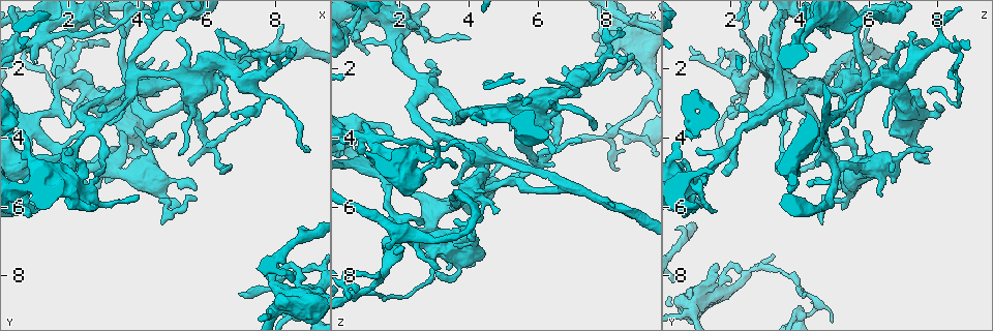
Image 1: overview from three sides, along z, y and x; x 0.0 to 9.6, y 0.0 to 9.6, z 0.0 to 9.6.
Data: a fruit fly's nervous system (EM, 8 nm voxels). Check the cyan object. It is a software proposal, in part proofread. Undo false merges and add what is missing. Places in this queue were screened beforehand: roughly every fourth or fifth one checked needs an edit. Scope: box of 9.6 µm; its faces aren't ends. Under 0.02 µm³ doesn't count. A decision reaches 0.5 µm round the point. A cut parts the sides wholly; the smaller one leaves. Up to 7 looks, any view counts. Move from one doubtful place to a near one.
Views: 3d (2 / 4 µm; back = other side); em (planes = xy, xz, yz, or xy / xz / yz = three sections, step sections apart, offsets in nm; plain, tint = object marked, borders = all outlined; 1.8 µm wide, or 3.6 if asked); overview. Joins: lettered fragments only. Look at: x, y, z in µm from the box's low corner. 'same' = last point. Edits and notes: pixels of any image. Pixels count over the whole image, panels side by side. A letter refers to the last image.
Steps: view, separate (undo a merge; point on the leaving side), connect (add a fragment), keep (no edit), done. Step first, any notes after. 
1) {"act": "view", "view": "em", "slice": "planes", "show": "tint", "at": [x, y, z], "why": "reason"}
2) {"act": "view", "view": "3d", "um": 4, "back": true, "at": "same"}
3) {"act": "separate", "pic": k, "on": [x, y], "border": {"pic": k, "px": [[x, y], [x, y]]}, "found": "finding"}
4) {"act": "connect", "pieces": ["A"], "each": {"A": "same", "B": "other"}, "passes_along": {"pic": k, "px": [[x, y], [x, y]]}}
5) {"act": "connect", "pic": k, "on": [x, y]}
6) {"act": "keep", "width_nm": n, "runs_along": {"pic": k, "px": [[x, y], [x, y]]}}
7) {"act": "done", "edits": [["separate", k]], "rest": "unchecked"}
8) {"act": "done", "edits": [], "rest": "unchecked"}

{"act": "view", "view": "3d", "um": 2, "at": [7.80, 9.15, 0.65]}

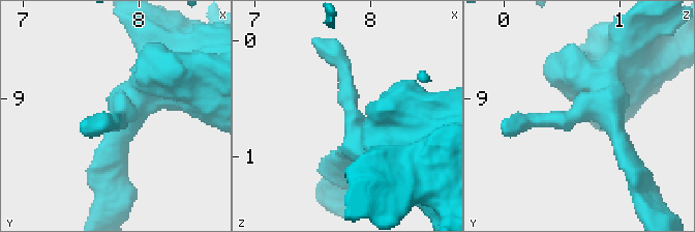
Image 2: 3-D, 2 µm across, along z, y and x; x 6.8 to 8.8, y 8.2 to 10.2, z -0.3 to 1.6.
{"act": "view", "view": "em", "slice": "yz", "step": 8, "show": "tint", "at": [7.86, 9.16, 0.64]}

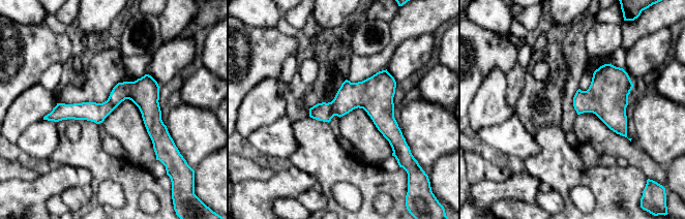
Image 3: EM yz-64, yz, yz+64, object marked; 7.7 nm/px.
{"act": "view", "view": "em", "slice": "planes", "show": "borders", "at": "same"}

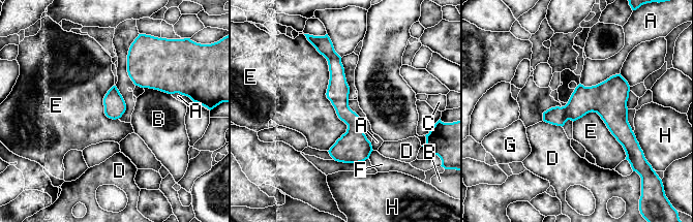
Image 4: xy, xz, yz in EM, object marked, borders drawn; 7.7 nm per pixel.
{"act": "keep", "width_nm": 160, "each": {"A": "other", "B": "other", "C": "other", "D": "other", "E": "other", "F": "other", "G": "other", "H": "other"}, "runs_along": {"pic": 4, "px": [[330, 53], [360, 159]]}, "found": "one neuron here"}

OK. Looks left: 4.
{"act": "view", "view": "em", "slice": "planes", "show": "borders", "at": [6.95, 8.55, 4.15], "why": "thin end"}

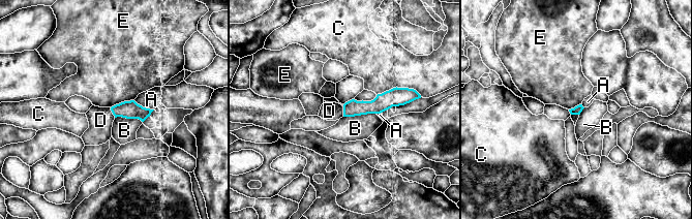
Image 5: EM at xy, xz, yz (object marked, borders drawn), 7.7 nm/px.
{"act": "keep", "each": {"A": "other", "B": "other", "C": "other", "D": "other", "E": "other"}, "runs_along": {"pic": 5, "px": [[405, 99], [352, 107], [346, 114]]}, "found": "no lettered fragment goes on from it"}

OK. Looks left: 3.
{"act": "view", "view": "em", "slice": "planes", "show": "plain", "at": [7.80, 2.15, 1.95], "why": "calibre changes"}

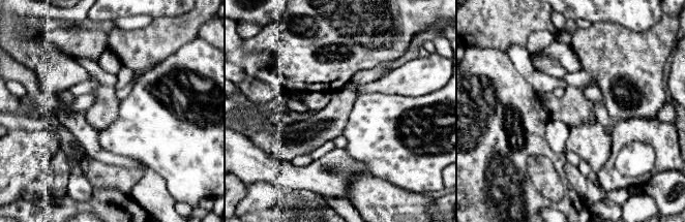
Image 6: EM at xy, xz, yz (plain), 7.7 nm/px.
{"act": "view", "view": "em", "slice": "planes", "show": "borders", "at": "same", "why": "see the neighbours"}

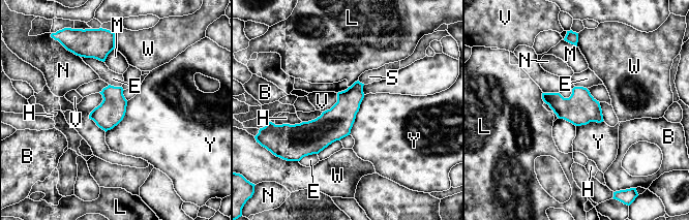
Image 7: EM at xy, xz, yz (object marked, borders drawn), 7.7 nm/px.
{"act": "keep", "width_nm": 220, "each": {"B": "other", "E": "other", "H": "other", "L": "other", "M": "other", "N": "other", "S": "other", "V": "other", "W": "other", "Y": "other"}, "border": {"pic": 7, "px": [[364, 95], [349, 134]]}, "found": "continuous, no second neuron"}

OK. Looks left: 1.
{"act": "done", "edits": [], "rest": "unchecked"}

